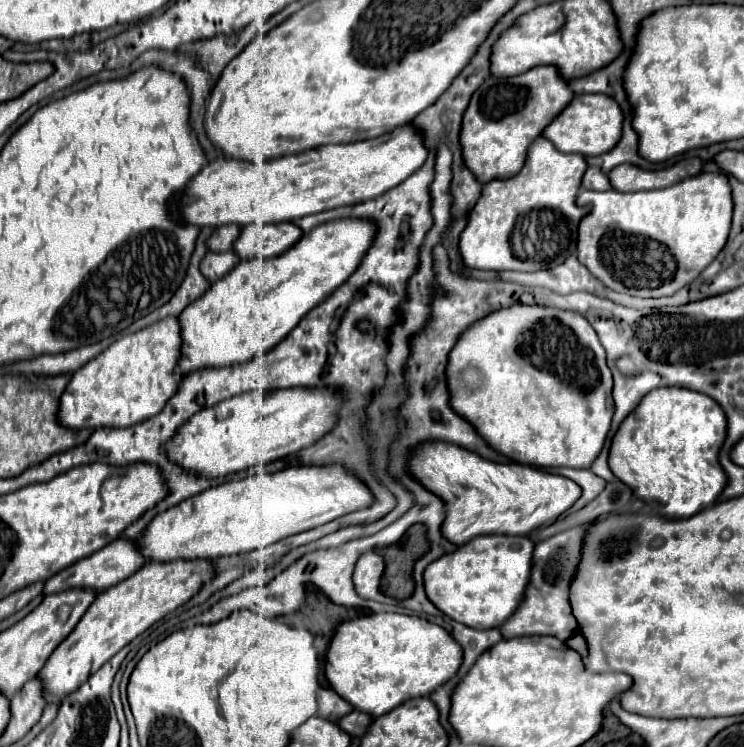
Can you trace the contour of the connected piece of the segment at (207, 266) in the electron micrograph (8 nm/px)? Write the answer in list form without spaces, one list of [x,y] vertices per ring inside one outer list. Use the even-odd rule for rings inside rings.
[[[232,251],[226,253],[206,253],[204,259],[200,261],[200,273],[210,281],[222,279],[234,265],[238,263],[238,257]]]

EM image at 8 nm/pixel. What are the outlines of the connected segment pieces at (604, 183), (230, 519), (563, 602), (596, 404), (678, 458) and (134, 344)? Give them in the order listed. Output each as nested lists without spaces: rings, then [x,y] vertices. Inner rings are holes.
[[[588,167],[582,179],[582,189],[592,189],[592,191],[608,191],[610,179],[606,173],[602,173],[600,167]]]
[[[342,465],[290,467],[272,475],[254,475],[210,487],[180,505],[158,513],[140,533],[136,543],[148,563],[218,559],[248,553],[358,511],[370,503],[370,495],[368,487]]]
[[[586,525],[572,527],[546,541],[540,541],[534,547],[530,581],[524,591],[524,599],[518,605],[518,609],[512,613],[512,617],[500,627],[504,639],[514,639],[522,635],[554,635],[566,641],[578,631],[578,623],[572,615],[572,607],[568,601],[568,589],[570,589],[570,579],[574,577],[574,571],[580,559],[580,539],[582,539],[584,529]]]
[[[514,303],[514,307],[510,305],[488,313],[486,317],[474,321],[458,337],[448,355],[446,377],[454,381],[454,387],[448,387],[450,407],[474,429],[478,429],[476,433],[492,449],[496,449],[496,453],[516,463],[544,469],[590,469],[592,461],[604,447],[614,413],[612,373],[596,331],[586,321],[586,317],[576,311]],[[468,363],[476,363],[476,367],[484,373],[484,381],[476,391],[466,391],[458,381],[458,373]]]
[[[652,389],[612,437],[608,465],[646,507],[668,519],[684,519],[710,507],[726,485],[718,451],[726,437],[722,407],[708,395],[680,389]]]
[[[166,317],[136,333],[114,341],[98,357],[82,365],[66,385],[58,423],[68,429],[98,429],[98,427],[132,427],[156,415],[174,389],[178,389],[180,375],[170,375],[174,359],[178,357],[178,321]]]

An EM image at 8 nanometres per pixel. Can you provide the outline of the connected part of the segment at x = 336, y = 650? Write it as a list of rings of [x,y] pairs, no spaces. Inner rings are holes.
[[[372,613],[338,625],[326,651],[324,675],[334,687],[334,691],[338,691],[338,695],[342,695],[342,699],[346,699],[354,709],[366,711],[372,717],[380,717],[386,711],[398,707],[398,703],[404,703],[406,699],[430,695],[436,687],[452,679],[460,665],[462,665],[462,647],[458,647],[452,635],[440,625],[414,615]]]

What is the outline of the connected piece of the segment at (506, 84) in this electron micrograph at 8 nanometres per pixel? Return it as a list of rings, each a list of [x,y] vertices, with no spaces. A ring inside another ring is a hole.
[[[532,67],[516,77],[490,77],[478,91],[474,91],[460,129],[460,147],[464,165],[480,183],[492,179],[506,179],[516,175],[524,161],[528,145],[540,137],[542,129],[568,105],[574,97],[566,81],[554,67]]]

